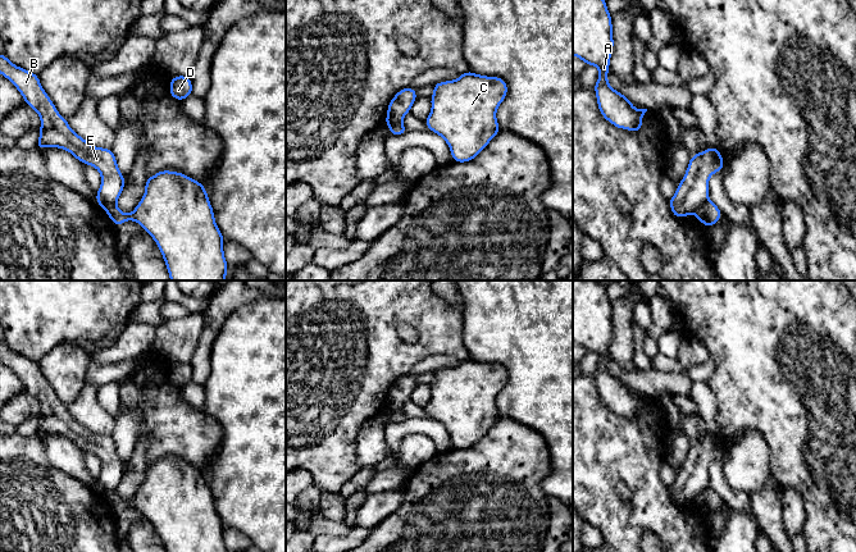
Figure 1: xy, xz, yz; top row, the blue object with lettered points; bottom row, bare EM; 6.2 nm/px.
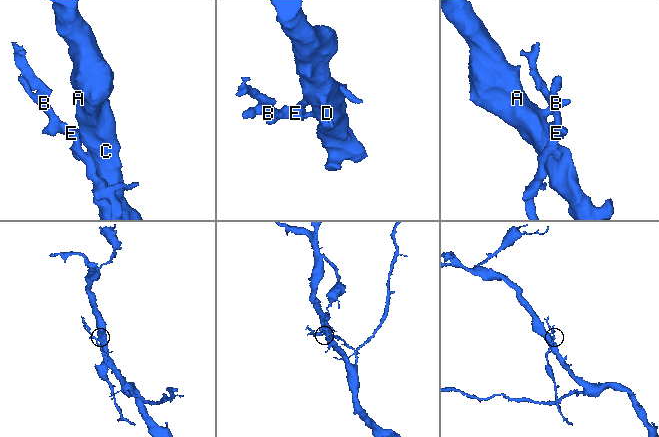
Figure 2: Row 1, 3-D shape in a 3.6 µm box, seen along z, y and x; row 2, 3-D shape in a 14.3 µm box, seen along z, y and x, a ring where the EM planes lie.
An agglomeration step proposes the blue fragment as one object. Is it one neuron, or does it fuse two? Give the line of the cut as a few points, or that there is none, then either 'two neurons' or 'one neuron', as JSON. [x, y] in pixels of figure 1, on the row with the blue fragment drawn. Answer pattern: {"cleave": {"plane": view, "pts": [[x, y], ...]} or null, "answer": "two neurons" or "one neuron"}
{"cleave": {"plane": "yz", "pts": [[707, 199], [693, 210]]}, "answer": "two neurons"}

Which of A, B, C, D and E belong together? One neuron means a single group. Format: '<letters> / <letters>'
A C D / B E

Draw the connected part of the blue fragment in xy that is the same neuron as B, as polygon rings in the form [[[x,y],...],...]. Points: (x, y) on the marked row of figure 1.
[[[0,54],[0,73],[9,79],[23,96],[26,104],[41,118],[37,150],[58,147],[70,152],[82,164],[92,165],[101,174],[101,187],[96,192],[100,206],[115,204],[120,196],[126,178],[122,175],[111,149],[95,147],[78,136],[62,117],[49,95],[42,88],[38,74],[14,65]]]

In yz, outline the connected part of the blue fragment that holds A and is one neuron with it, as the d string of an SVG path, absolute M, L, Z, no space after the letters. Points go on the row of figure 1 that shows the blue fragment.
M573 0L573 55L600 70L593 90L601 115L616 128L639 132L647 109L634 109L632 101L607 82L613 49L613 23L606 0Z

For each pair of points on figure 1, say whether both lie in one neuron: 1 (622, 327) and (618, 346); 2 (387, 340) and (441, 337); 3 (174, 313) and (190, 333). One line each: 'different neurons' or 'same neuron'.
1: same neuron
2: same neuron
3: different neurons

